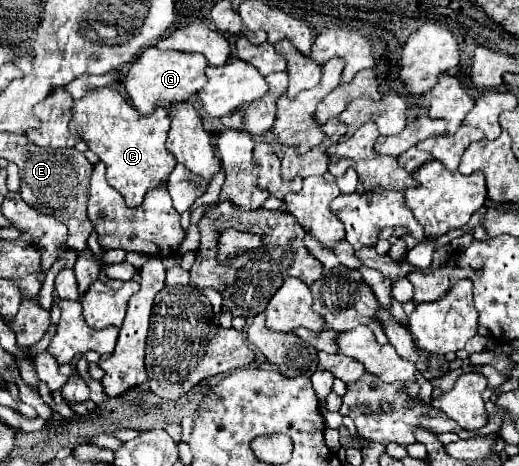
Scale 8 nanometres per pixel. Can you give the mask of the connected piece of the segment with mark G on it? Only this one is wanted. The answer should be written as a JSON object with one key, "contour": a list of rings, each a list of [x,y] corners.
{"contour":[[[149,46],[131,64],[123,84],[125,84],[125,90],[127,90],[133,106],[141,114],[151,114],[153,108],[161,106],[161,104],[183,102],[183,100],[189,100],[193,94],[197,94],[207,84],[207,74],[205,74],[207,66],[209,66],[209,62],[203,54],[159,50],[157,46]]]}

